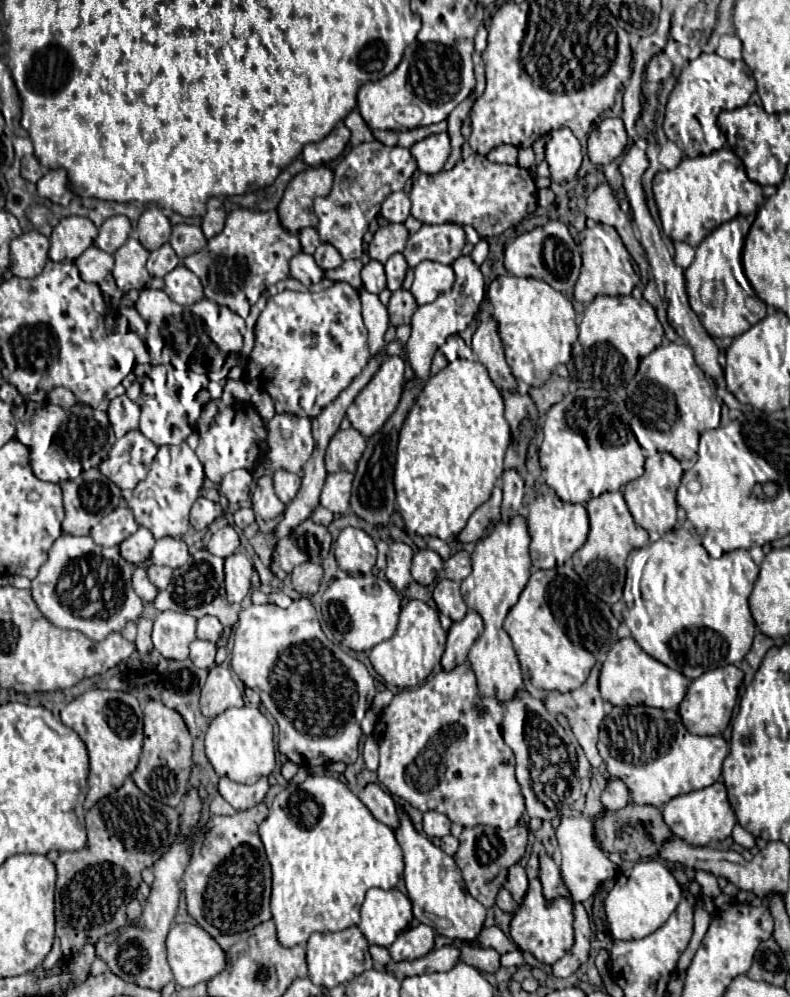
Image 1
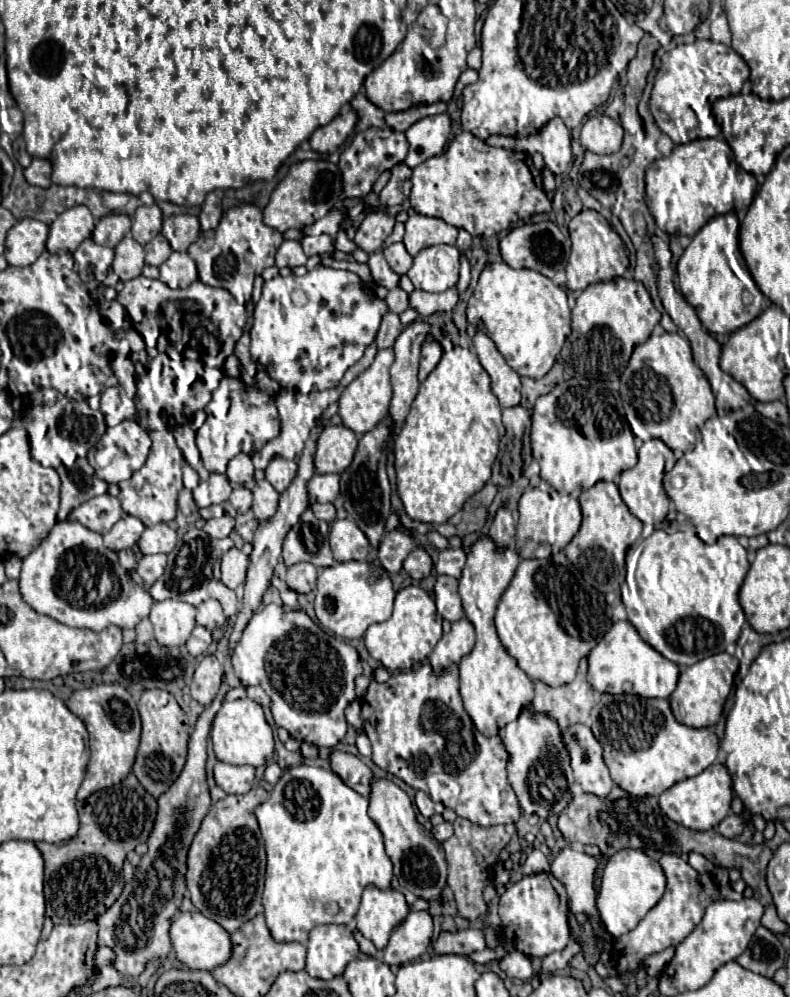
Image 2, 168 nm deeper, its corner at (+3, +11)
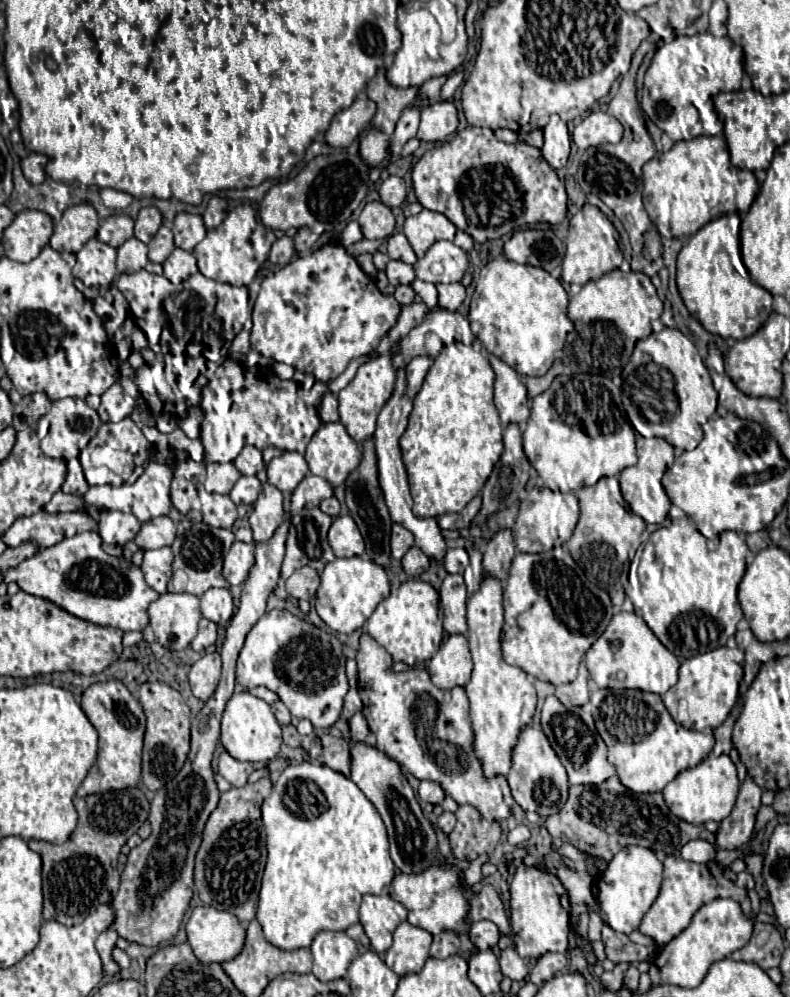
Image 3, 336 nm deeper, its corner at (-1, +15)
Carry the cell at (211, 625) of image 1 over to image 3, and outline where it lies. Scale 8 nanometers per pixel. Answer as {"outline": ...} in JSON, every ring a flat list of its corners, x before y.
{"outline":[[208,589,200,597,200,611,202,611,202,617,218,625,228,625,232,611,234,611,230,591,228,589]]}

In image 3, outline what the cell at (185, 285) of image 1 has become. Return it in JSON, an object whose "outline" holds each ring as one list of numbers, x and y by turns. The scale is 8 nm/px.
{"outline":[[174,249,172,255,162,263,162,267,164,267,164,275,174,285,178,285,180,281,186,281,190,275,194,275,198,271,196,257,184,249]]}

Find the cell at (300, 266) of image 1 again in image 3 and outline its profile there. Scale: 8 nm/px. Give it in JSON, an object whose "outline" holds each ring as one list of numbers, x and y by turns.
{"outline":[[280,237,268,253,268,263,276,265,276,267,284,267,284,265,288,265,288,261,294,259,294,255,296,255,296,251,294,251,292,239,290,237]]}

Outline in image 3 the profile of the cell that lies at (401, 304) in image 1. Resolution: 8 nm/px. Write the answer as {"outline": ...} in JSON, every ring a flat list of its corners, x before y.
{"outline":[[398,285,396,287,396,293,394,293,394,297,396,297,396,301,400,303,400,305,410,305,412,301,414,301,414,291,412,291,412,287,410,285]]}

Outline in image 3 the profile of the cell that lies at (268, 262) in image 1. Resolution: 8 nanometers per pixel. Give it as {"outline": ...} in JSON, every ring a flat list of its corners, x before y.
{"outline":[[238,205,234,211,228,213,222,225,208,231,206,237,194,247,194,257,202,275,230,285,250,285,258,269,266,261,268,249,274,241,274,231,266,229,260,223,256,211,250,205]]}

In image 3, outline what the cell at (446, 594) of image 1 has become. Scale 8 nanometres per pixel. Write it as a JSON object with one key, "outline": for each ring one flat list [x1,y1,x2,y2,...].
{"outline":[[448,575,440,587,444,607,444,631,448,635,464,635,466,625,466,585,462,575]]}

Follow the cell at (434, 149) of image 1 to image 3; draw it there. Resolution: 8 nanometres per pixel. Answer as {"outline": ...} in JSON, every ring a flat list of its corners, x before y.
{"outline":[[442,101,422,111,420,129,416,137,420,141,444,141,456,131,456,127,458,127,458,115,454,103]]}

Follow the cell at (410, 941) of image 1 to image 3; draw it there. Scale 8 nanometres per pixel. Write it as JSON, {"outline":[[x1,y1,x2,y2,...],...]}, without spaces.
{"outline":[[404,921,394,931,394,943,386,951,384,963,400,977,418,973,430,957,430,943,432,935,428,931]]}

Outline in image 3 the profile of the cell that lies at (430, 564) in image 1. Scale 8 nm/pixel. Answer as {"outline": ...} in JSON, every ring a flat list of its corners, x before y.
{"outline":[[412,547,404,557,402,557,402,569,406,575,422,575,424,571,428,571,430,567,430,559,418,549,418,547]]}

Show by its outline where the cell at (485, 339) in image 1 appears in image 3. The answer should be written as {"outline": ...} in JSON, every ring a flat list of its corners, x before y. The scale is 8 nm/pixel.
{"outline":[[490,355,488,361,496,373,494,403,498,407,502,427,506,427,510,423,524,427,524,423,530,417,530,407,528,407,524,383,518,379,516,371,512,367,508,367,502,359]]}

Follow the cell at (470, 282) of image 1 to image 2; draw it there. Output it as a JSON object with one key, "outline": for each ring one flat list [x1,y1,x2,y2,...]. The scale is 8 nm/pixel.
{"outline":[[412,321,396,337,396,345,394,345,396,361,390,367,392,387,394,387,394,397,390,403,390,417,398,429,402,427,420,387,420,381,418,381,420,351,430,329,432,325,426,321]]}

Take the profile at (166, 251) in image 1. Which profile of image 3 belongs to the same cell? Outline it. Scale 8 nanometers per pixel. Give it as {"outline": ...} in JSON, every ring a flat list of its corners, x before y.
{"outline":[[162,225,158,229,158,233,152,237,152,241,148,243,148,249,150,249,150,253,148,253,150,261,154,261,154,263,166,261,168,255,172,253,172,249,176,249,176,245,172,241,172,231]]}

